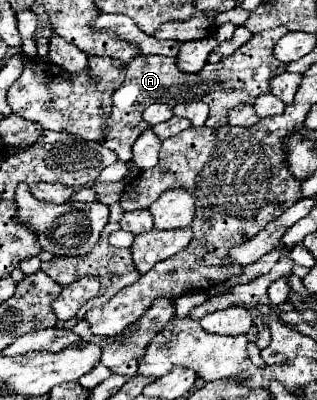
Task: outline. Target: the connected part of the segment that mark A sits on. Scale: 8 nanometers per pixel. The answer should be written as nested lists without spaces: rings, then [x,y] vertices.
[[[285,26],[263,30],[263,32],[255,34],[247,44],[243,44],[239,50],[235,50],[235,54],[223,58],[223,62],[205,64],[203,70],[199,70],[195,74],[181,72],[175,66],[175,60],[167,58],[167,56],[149,54],[149,56],[139,56],[139,58],[131,60],[125,68],[125,74],[127,74],[125,82],[113,92],[113,108],[105,122],[101,144],[105,148],[113,150],[119,160],[129,162],[133,142],[141,136],[143,130],[149,128],[147,123],[143,123],[142,114],[151,102],[165,102],[169,106],[175,106],[181,102],[197,102],[199,100],[199,102],[209,104],[209,108],[211,108],[205,126],[219,128],[219,126],[227,124],[227,112],[233,106],[237,106],[241,102],[253,104],[259,94],[269,92],[269,80],[285,70],[285,64],[273,58],[273,46],[283,34],[287,34]]]

